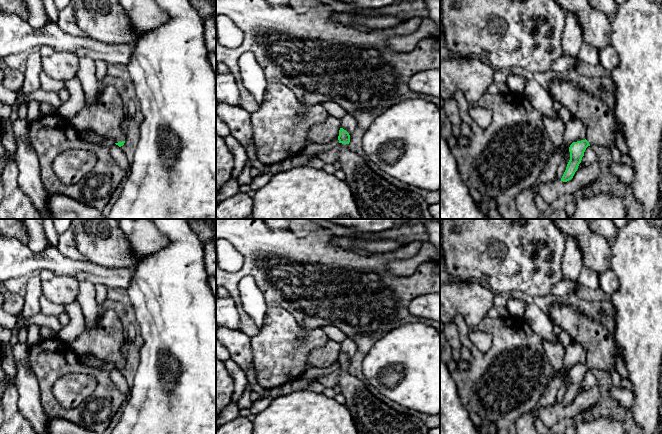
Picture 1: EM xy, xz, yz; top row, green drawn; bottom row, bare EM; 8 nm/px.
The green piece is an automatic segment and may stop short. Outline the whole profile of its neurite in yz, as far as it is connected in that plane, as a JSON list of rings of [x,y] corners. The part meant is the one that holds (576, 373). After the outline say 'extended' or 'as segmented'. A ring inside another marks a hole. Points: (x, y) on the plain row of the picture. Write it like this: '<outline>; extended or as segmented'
[[[569,298],[553,299],[554,303],[549,306],[548,316],[552,323],[557,324],[562,330],[566,331],[574,343],[582,345],[586,351],[586,363],[573,366],[569,371],[570,384],[561,405],[571,404],[581,387],[586,372],[592,368],[598,368],[610,372],[615,368],[615,357],[621,357],[621,350],[617,347],[610,328],[603,326],[599,320],[595,320],[590,310]]]; extended

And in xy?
[[[111,307],[102,310],[97,324],[85,329],[70,346],[78,355],[93,354],[106,363],[114,364],[121,371],[126,364],[122,355],[122,347],[126,342],[121,311],[117,307]]]; extended

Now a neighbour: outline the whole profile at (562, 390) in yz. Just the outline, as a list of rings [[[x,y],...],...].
[[[567,374],[564,378],[564,382],[561,384],[560,388],[558,389],[558,393],[556,396],[556,404],[561,404],[569,384],[570,384],[570,376],[569,374]]]

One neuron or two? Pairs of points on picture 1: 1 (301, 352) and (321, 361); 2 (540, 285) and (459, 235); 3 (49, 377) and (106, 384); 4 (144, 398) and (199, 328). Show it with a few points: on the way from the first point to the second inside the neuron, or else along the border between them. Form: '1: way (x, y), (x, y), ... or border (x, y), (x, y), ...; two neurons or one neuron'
1: border (327, 341), (310, 352), (310, 366); two neurons
2: way (520, 265), (490, 235), (479, 235); one neuron
3: way (63, 367), (80, 367), (92, 371); one neuron
4: way (149, 376), (156, 351), (177, 332); one neuron

